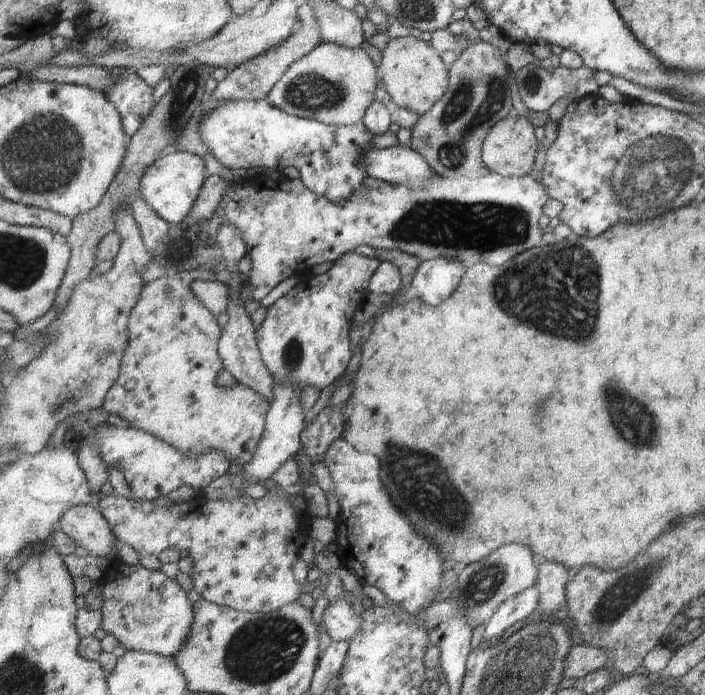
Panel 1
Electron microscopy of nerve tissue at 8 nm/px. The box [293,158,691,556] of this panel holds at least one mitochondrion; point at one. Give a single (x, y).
(568, 308)

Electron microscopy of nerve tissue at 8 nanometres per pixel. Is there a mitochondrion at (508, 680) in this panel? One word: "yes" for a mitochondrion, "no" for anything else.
yes

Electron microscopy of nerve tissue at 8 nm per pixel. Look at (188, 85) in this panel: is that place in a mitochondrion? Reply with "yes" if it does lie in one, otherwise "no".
yes

